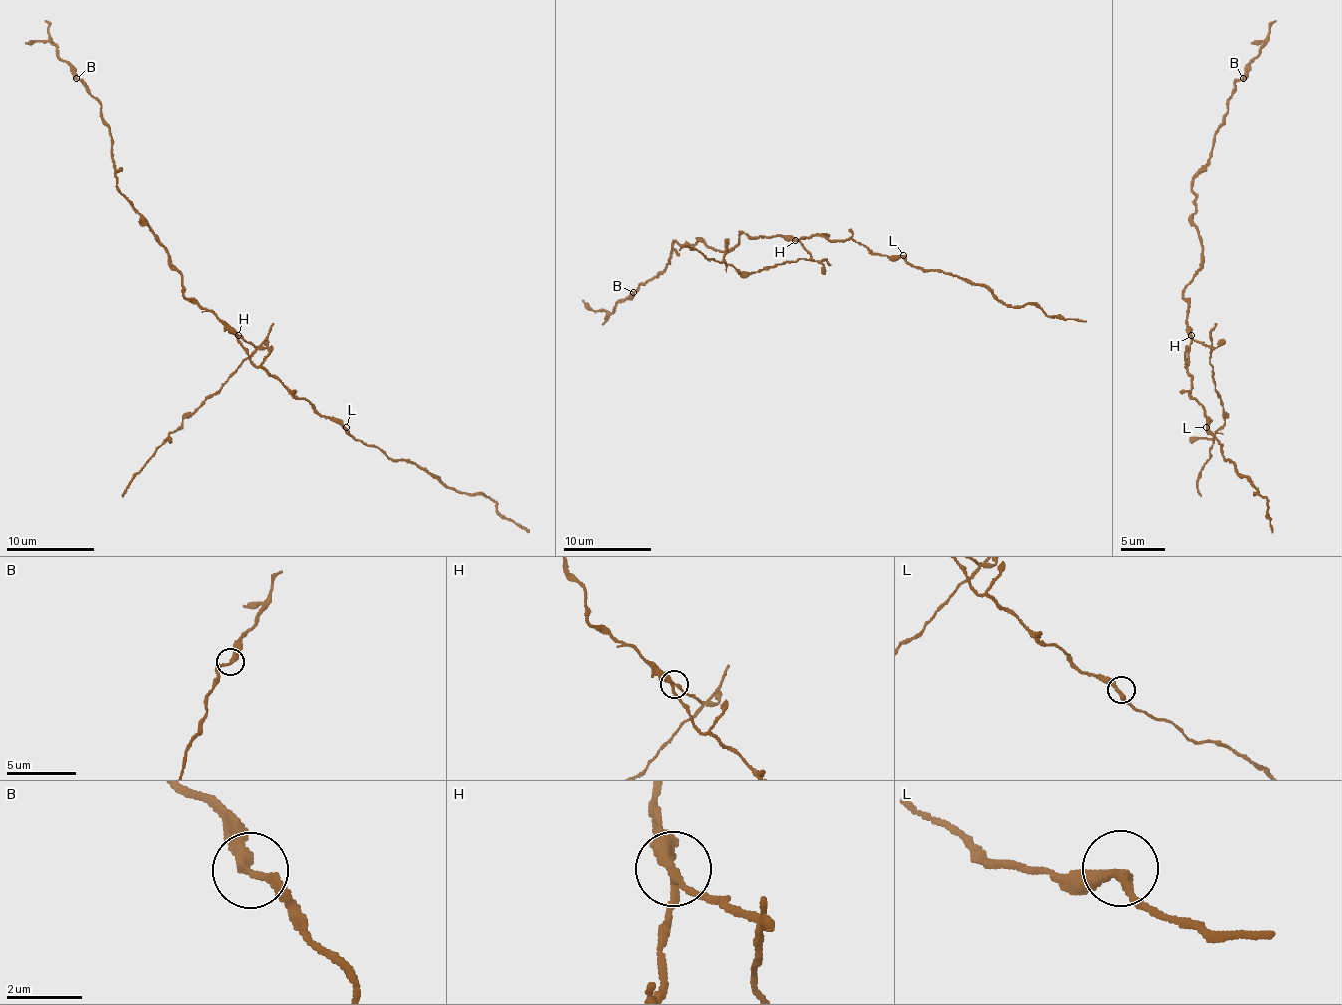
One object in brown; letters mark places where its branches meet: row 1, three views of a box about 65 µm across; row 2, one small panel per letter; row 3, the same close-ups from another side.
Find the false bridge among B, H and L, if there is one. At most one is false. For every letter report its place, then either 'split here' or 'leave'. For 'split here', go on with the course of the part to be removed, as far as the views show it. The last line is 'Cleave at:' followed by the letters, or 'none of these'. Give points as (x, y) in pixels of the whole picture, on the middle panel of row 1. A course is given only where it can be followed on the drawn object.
B: at (633, 292); leave
H: at (795, 240); split here; foreign part runs (796, 239), (811, 259), (785, 261), (756, 272), (739, 272), (688, 246), (679, 250)
L: at (903, 255); leave
Cleave at: H

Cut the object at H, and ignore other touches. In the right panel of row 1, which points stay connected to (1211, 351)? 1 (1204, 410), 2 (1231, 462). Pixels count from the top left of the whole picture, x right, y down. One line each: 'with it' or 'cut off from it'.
1: cut off from it
2: cut off from it

